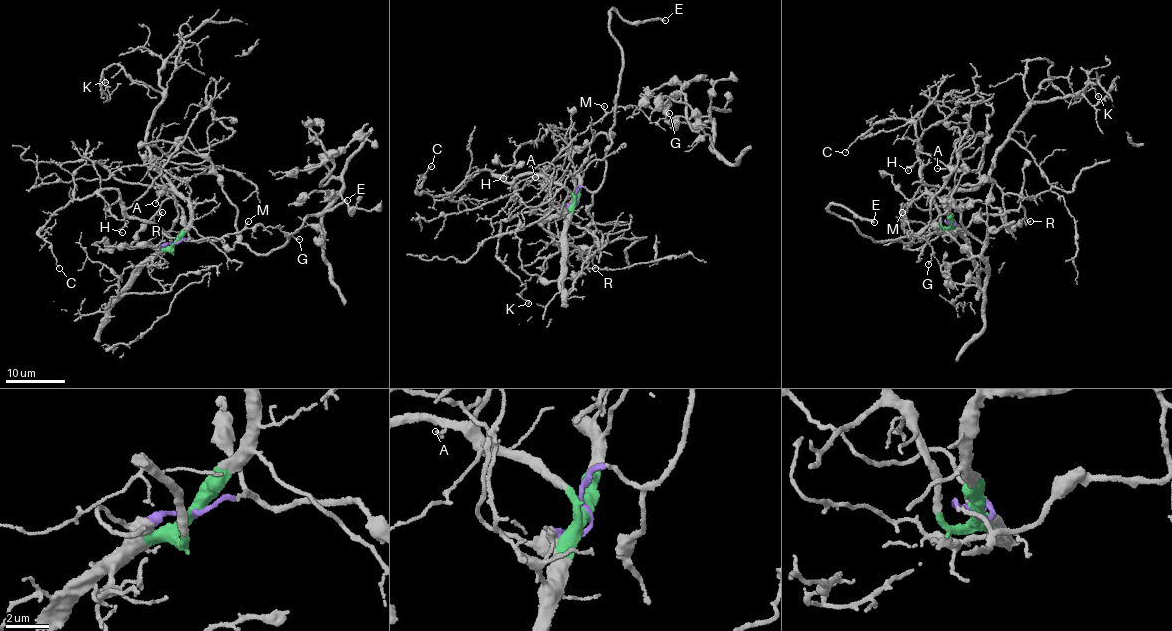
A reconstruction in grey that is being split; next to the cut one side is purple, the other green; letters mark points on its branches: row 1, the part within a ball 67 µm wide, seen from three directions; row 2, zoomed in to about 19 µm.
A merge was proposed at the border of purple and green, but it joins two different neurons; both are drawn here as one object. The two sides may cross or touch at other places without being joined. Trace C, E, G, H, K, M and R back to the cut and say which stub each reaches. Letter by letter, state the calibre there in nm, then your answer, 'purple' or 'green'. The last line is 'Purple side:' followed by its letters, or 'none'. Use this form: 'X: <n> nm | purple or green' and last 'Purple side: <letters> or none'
C: 90 nm | green
E: 280 nm | purple
G: 120 nm | green
H: 150 nm | green
K: 140 nm | green
M: 100 nm | green
R: 120 nm | purple
Purple side: E, R

